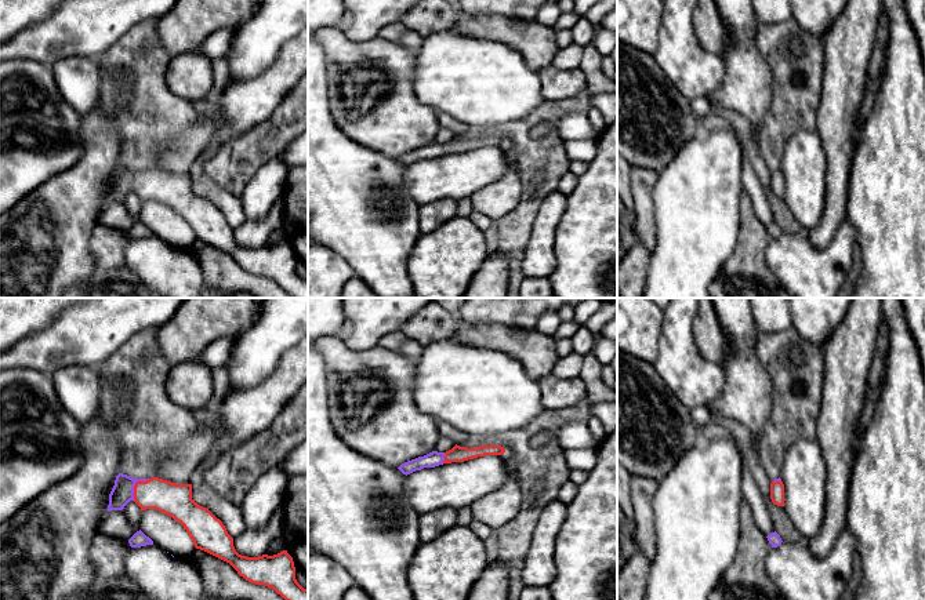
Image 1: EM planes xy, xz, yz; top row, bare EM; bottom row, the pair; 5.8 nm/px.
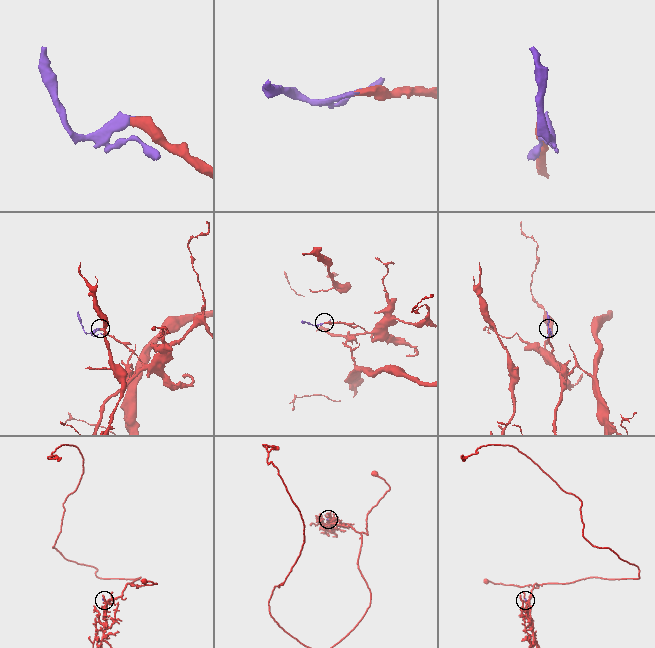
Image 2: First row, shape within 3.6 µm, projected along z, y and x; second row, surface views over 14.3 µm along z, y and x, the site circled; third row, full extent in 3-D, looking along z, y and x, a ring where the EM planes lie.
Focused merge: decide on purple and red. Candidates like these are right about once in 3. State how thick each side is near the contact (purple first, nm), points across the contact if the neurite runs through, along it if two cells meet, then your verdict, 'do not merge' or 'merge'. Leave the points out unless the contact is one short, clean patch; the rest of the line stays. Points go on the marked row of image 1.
calibres 130 and 190 nm; way xy (122, 493), (134, 484), (145, 493), (174, 500); merge

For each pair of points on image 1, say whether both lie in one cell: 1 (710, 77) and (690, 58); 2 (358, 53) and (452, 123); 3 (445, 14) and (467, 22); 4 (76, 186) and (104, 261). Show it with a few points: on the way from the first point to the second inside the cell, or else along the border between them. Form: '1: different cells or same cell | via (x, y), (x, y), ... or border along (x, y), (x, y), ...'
1: same cell | via (706, 73), (695, 62)
2: different cells | border along (436, 112), (436, 120), (441, 126)
3: different cells | border along (460, 14), (459, 20), (449, 29)
4: different cells | border along (97, 224), (90, 240), (90, 255), (94, 262)

